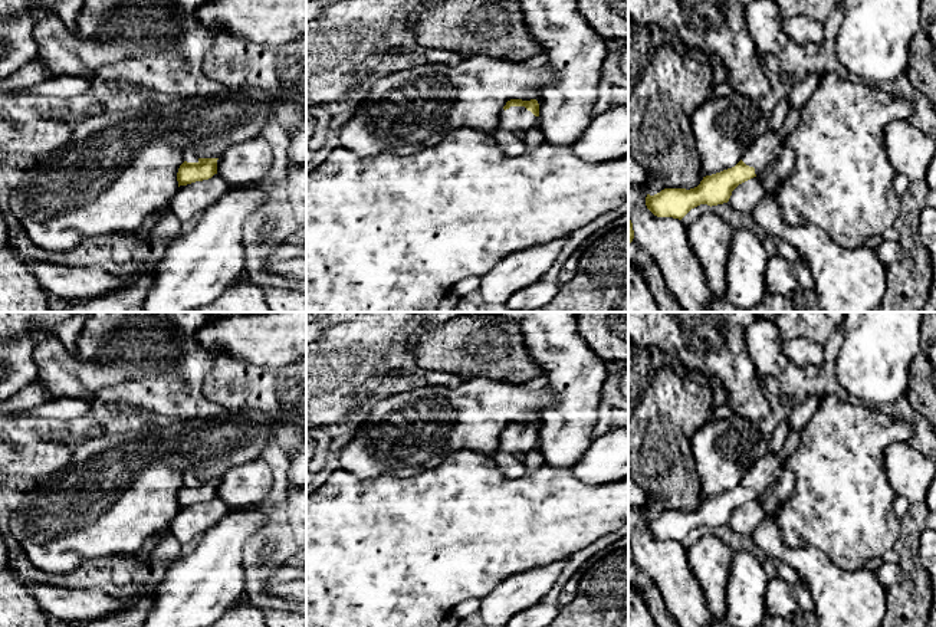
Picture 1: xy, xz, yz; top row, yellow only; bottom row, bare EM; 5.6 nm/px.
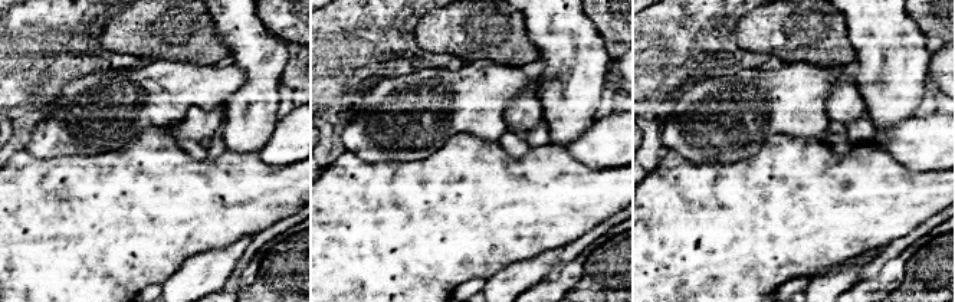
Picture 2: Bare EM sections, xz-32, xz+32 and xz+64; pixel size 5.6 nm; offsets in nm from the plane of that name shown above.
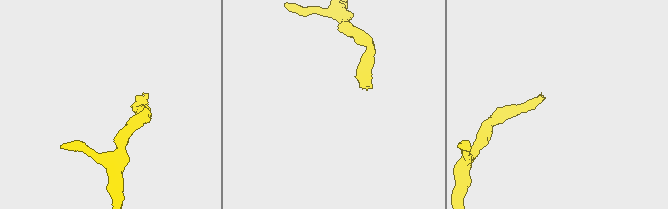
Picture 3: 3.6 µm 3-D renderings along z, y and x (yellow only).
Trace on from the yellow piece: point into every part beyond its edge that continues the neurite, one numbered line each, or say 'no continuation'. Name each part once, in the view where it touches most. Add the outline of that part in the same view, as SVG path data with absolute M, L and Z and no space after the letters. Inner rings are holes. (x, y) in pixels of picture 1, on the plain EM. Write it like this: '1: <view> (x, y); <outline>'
1: xz (518, 442); M510 429L506 433L502 431L496 452L523 456L538 444L539 444L539 439L535 439L525 429Z

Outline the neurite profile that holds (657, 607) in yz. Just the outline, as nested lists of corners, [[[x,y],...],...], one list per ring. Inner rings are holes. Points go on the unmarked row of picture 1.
[[[643,575],[638,578],[637,582],[643,588],[644,600],[648,605],[650,613],[654,617],[657,627],[680,627],[677,620],[669,613],[657,585]]]

